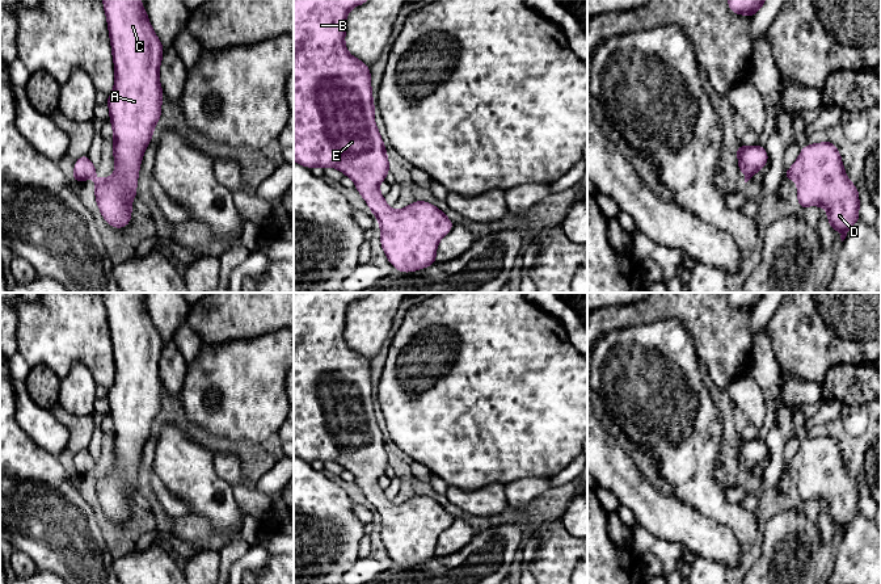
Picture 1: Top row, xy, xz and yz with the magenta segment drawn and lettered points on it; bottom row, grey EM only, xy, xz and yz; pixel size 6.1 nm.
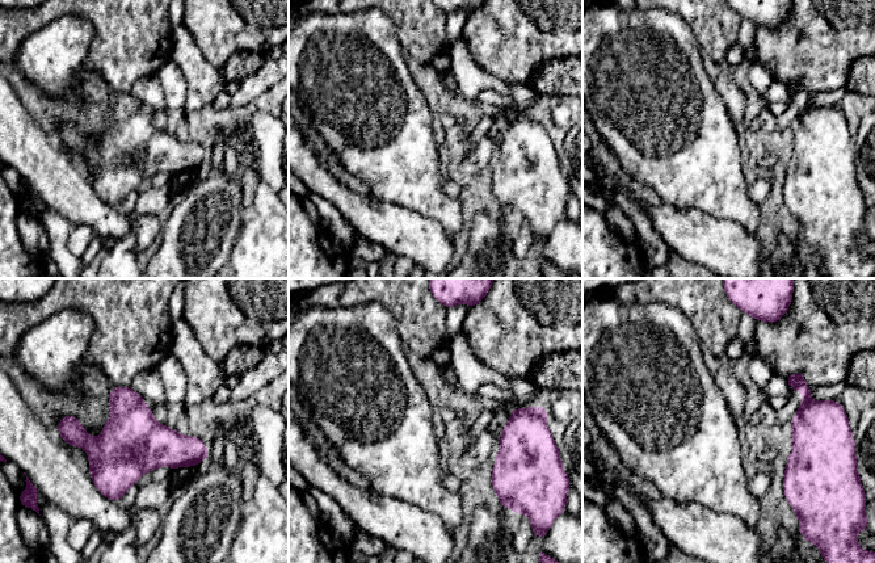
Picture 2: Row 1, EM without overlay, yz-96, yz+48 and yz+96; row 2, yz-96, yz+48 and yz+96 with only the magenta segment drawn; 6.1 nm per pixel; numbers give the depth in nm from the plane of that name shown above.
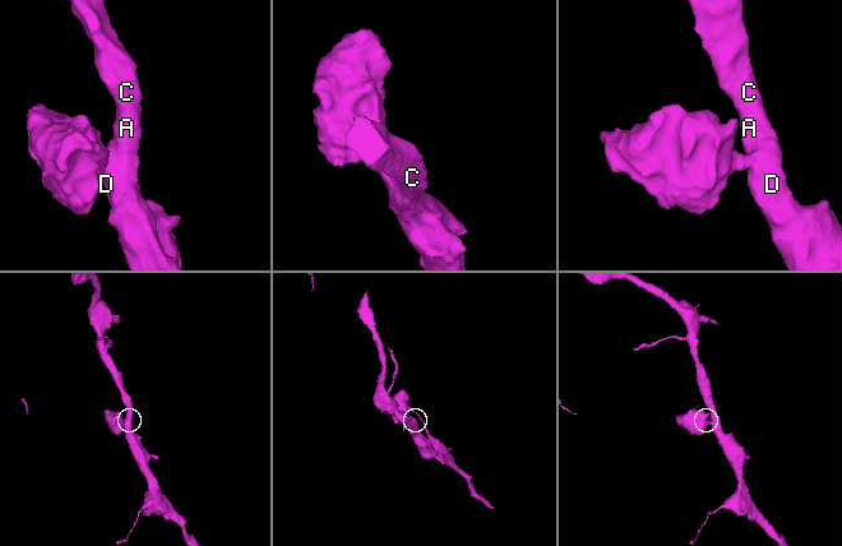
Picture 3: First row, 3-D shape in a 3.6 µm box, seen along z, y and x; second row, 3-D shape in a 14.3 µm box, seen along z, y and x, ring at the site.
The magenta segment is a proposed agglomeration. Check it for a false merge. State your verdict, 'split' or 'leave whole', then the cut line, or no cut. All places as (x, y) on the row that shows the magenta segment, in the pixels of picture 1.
leave whole; cut none

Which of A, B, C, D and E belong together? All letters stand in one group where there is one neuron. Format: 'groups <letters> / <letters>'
groups A B C D E

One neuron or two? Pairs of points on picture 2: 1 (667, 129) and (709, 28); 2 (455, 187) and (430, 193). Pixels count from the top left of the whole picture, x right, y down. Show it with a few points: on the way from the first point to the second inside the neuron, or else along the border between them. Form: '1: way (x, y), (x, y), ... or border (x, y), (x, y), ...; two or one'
1: border (685, 20), (701, 49); two
2: border (446, 176), (442, 189), (457, 198); two

